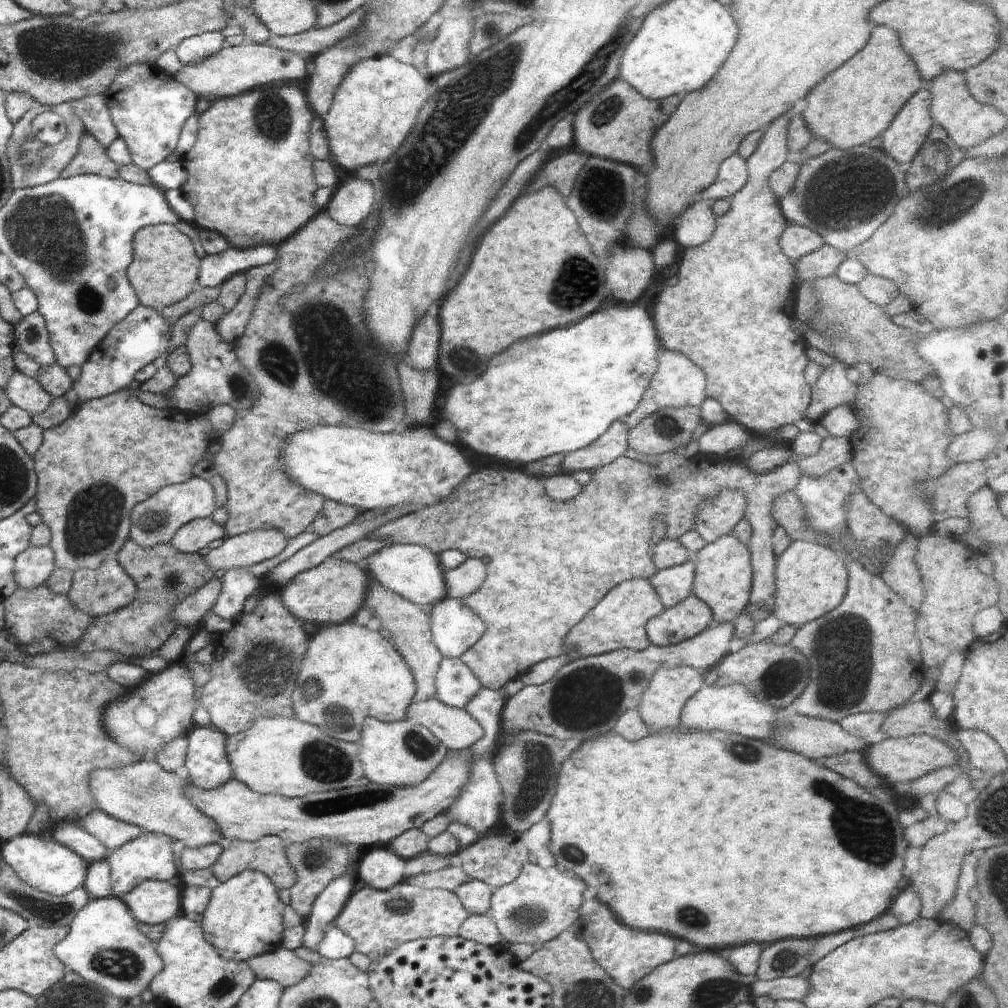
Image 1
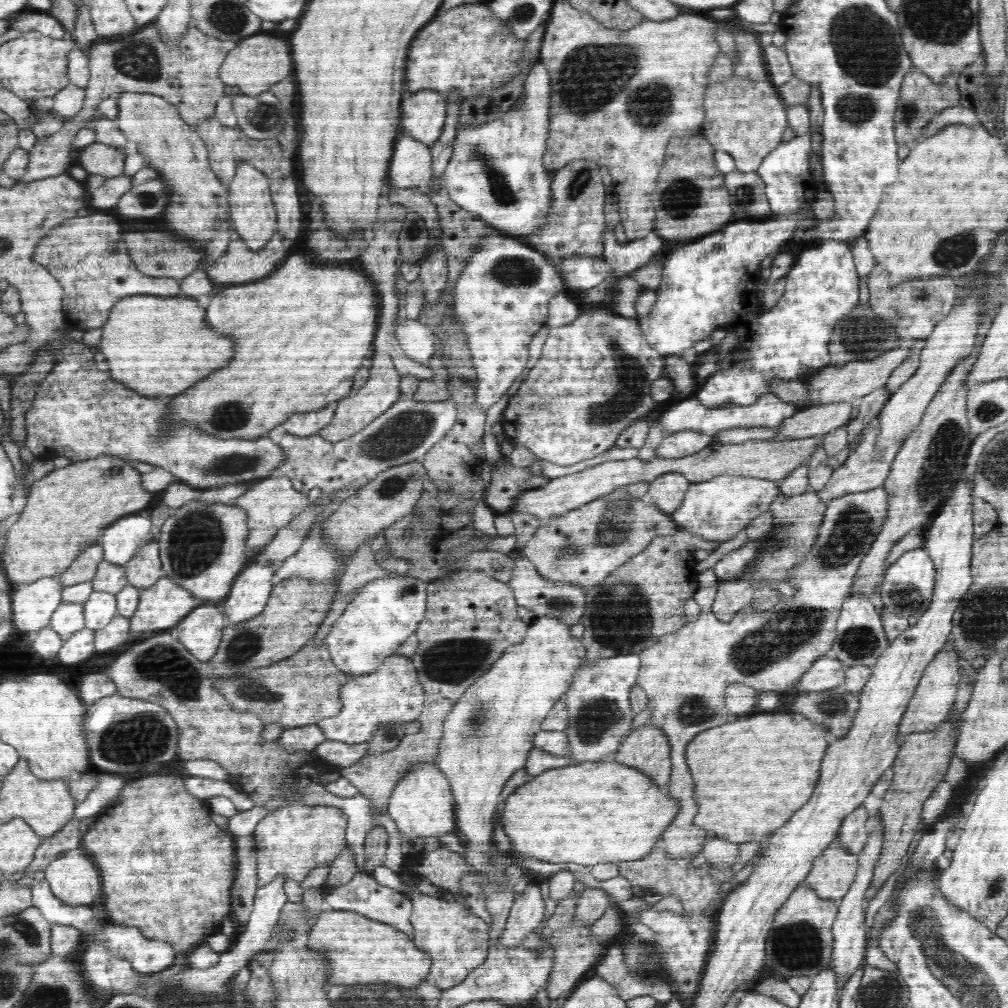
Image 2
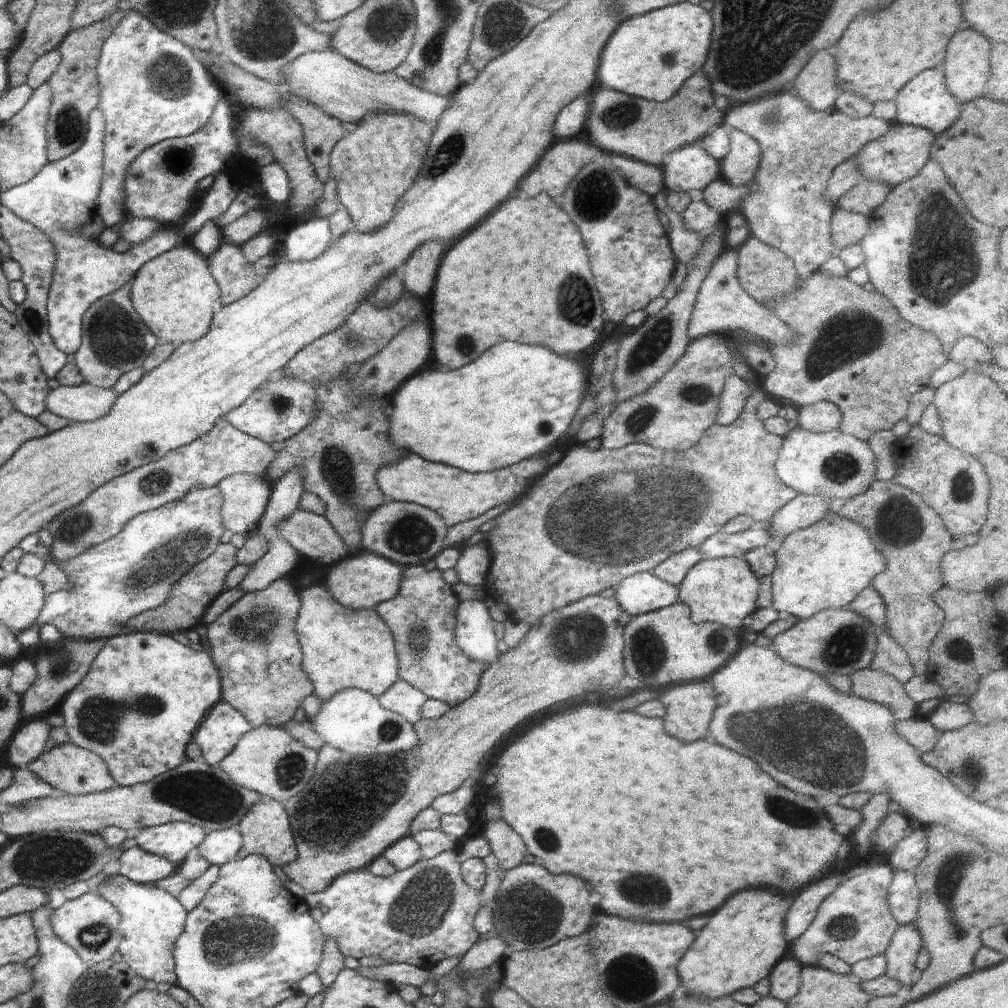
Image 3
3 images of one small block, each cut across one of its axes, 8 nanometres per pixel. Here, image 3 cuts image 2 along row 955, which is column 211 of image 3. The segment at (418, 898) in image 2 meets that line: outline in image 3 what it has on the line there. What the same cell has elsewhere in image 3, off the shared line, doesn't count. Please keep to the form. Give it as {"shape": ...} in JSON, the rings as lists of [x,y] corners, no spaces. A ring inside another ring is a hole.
{"shape":[[[223,418],[218,419],[210,432],[199,436],[190,444],[167,452],[153,463],[109,480],[97,488],[84,503],[70,508],[64,515],[53,520],[47,528],[53,538],[48,557],[55,562],[66,563],[120,534],[134,516],[180,500],[190,488],[212,488],[234,474],[264,477],[274,455],[275,452],[268,443],[244,434]]]}

